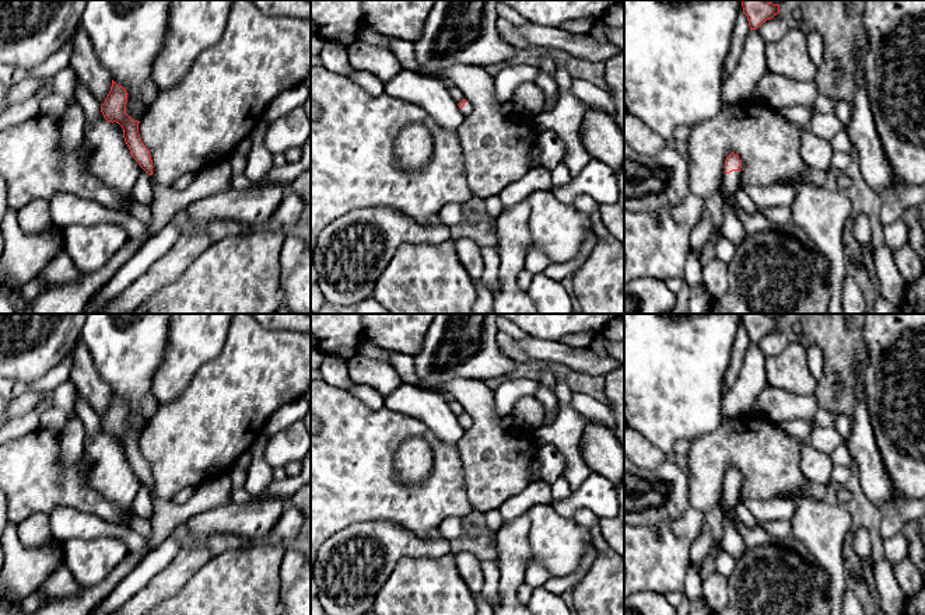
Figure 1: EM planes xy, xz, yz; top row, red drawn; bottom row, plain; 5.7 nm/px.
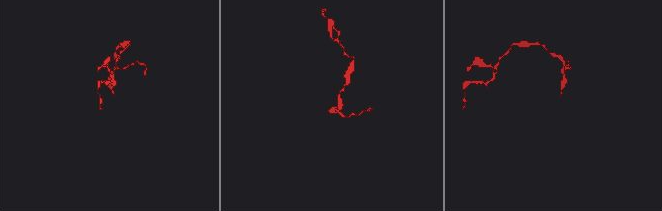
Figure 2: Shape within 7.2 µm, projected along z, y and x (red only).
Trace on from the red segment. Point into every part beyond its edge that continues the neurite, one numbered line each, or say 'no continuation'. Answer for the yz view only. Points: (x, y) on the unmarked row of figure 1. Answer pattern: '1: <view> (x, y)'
1: yz (731, 542)

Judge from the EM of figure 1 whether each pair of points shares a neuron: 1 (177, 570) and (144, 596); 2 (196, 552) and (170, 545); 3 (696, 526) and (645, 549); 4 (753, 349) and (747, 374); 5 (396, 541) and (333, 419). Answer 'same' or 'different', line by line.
1: same
2: different
3: same
4: same
5: different

